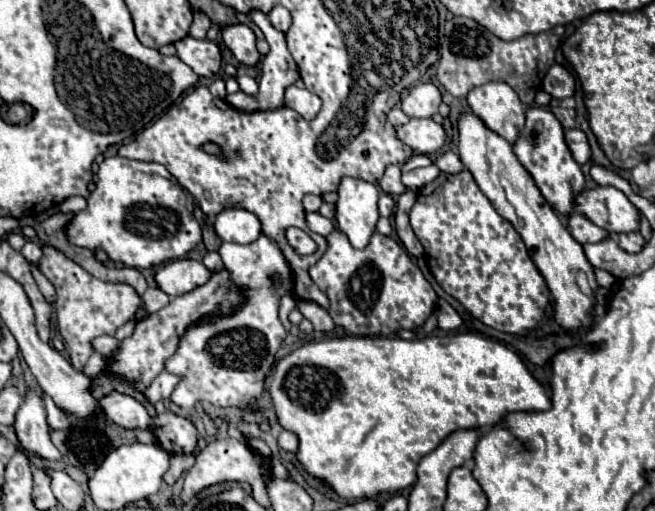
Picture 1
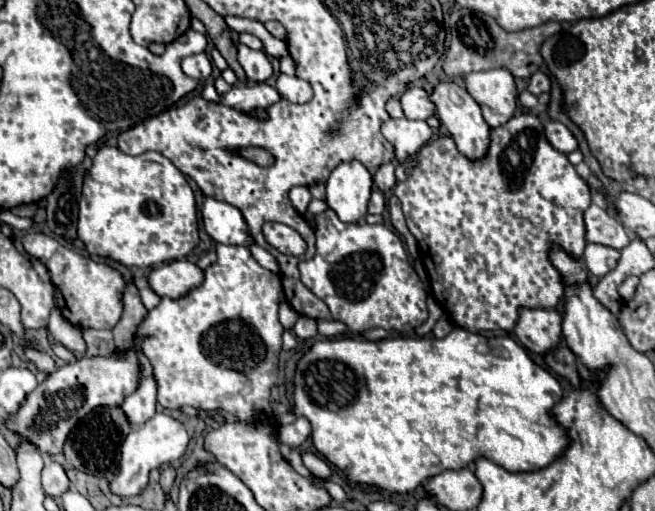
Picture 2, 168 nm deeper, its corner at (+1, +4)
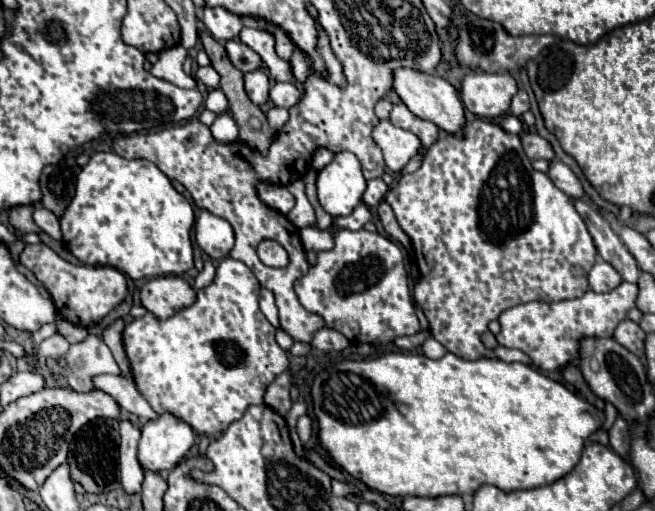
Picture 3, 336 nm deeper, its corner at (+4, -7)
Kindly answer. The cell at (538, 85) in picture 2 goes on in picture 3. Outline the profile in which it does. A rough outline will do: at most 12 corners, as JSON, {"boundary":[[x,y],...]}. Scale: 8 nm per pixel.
{"boundary":[[521,90],[511,102],[511,112],[515,116],[529,110],[529,96]]}

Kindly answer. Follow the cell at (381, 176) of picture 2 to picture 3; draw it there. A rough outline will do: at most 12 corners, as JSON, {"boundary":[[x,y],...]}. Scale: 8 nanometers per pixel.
{"boundary":[[381,178],[369,180],[363,194],[367,206],[379,206],[389,186]]}

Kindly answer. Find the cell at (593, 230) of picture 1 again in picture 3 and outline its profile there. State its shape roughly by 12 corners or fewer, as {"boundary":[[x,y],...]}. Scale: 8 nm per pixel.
{"boundary":[[575,200],[597,254],[629,282],[637,282],[637,260],[617,232],[589,204]]}

